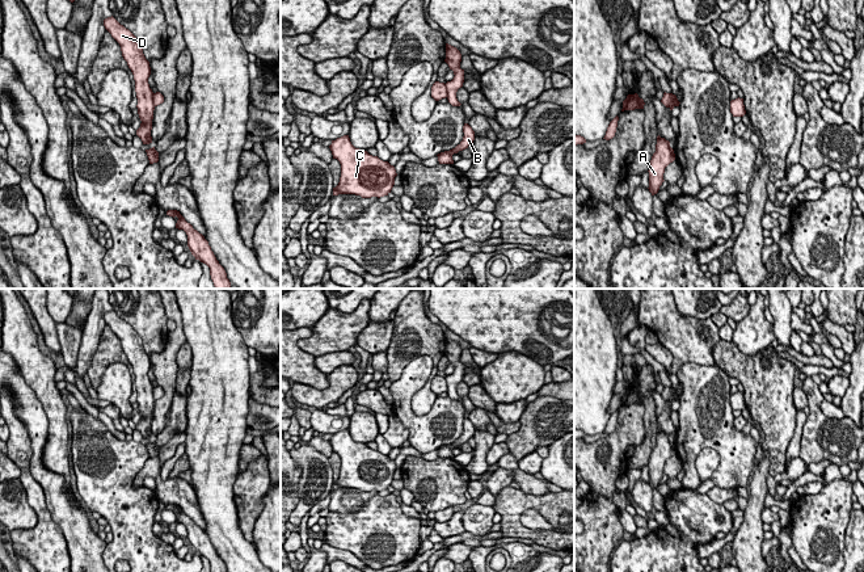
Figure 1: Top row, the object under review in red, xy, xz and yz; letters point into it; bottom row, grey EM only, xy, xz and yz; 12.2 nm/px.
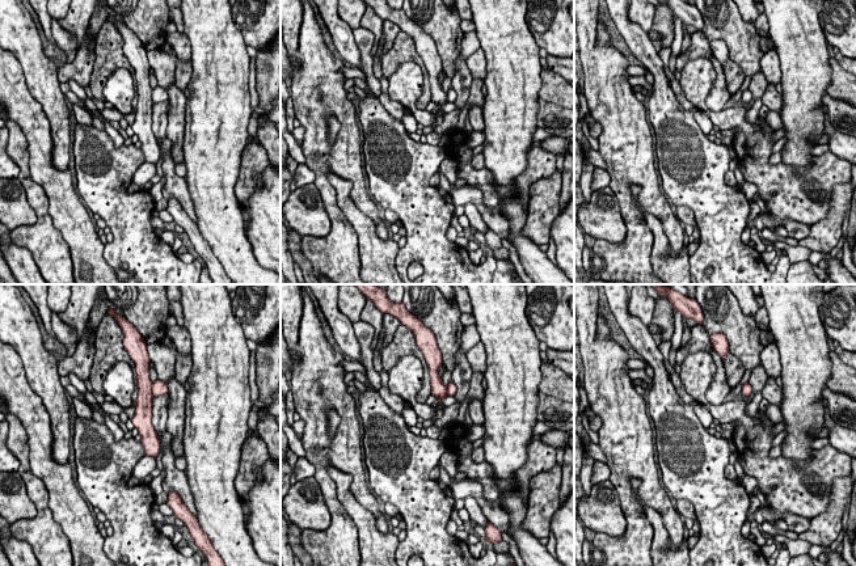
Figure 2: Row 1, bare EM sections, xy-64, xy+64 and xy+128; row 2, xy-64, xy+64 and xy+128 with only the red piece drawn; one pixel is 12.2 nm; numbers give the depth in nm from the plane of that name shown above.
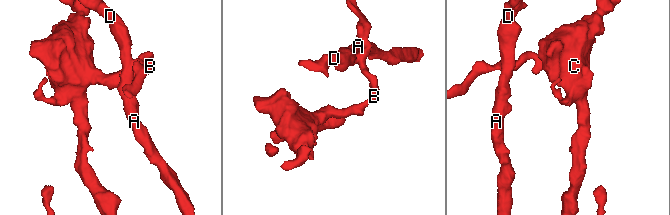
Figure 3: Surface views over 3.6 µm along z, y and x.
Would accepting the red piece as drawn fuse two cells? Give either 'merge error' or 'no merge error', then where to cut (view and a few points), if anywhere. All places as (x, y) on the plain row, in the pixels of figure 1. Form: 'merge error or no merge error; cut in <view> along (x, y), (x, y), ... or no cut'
merge error; cut in xy along (152, 387), (152, 396), (155, 399)

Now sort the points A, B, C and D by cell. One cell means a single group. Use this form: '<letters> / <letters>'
A D / B C

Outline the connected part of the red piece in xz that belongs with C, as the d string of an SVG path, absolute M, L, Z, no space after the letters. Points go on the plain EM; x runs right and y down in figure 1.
M349 429L332 434L333 453L341 458L341 471L333 489L355 488L362 492L388 489L395 479L396 463L388 455L355 442Z

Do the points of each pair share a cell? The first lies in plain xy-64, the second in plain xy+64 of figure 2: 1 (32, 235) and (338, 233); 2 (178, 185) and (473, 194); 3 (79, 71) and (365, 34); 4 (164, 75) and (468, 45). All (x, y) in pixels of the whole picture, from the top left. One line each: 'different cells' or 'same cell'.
1: same cell
2: same cell
3: different cells
4: same cell

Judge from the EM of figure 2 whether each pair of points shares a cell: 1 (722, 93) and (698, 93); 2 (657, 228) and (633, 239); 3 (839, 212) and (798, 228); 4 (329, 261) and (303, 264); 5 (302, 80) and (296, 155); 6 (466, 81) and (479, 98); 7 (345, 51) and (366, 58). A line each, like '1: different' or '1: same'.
1: different
2: different
3: different
4: different
5: different
6: different
7: different

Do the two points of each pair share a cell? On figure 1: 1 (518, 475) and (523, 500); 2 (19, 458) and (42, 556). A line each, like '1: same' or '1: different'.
1: different
2: same

